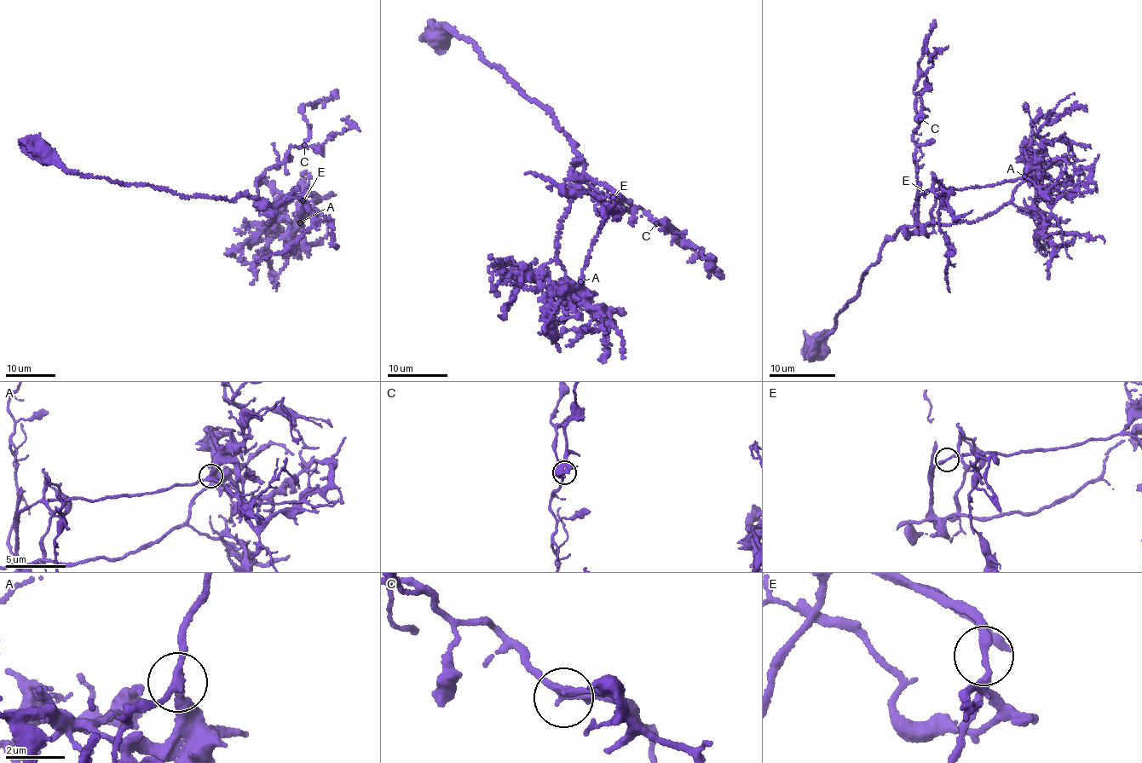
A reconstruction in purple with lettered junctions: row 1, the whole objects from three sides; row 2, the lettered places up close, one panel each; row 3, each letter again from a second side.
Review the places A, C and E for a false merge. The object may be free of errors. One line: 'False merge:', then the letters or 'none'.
False merge: none

